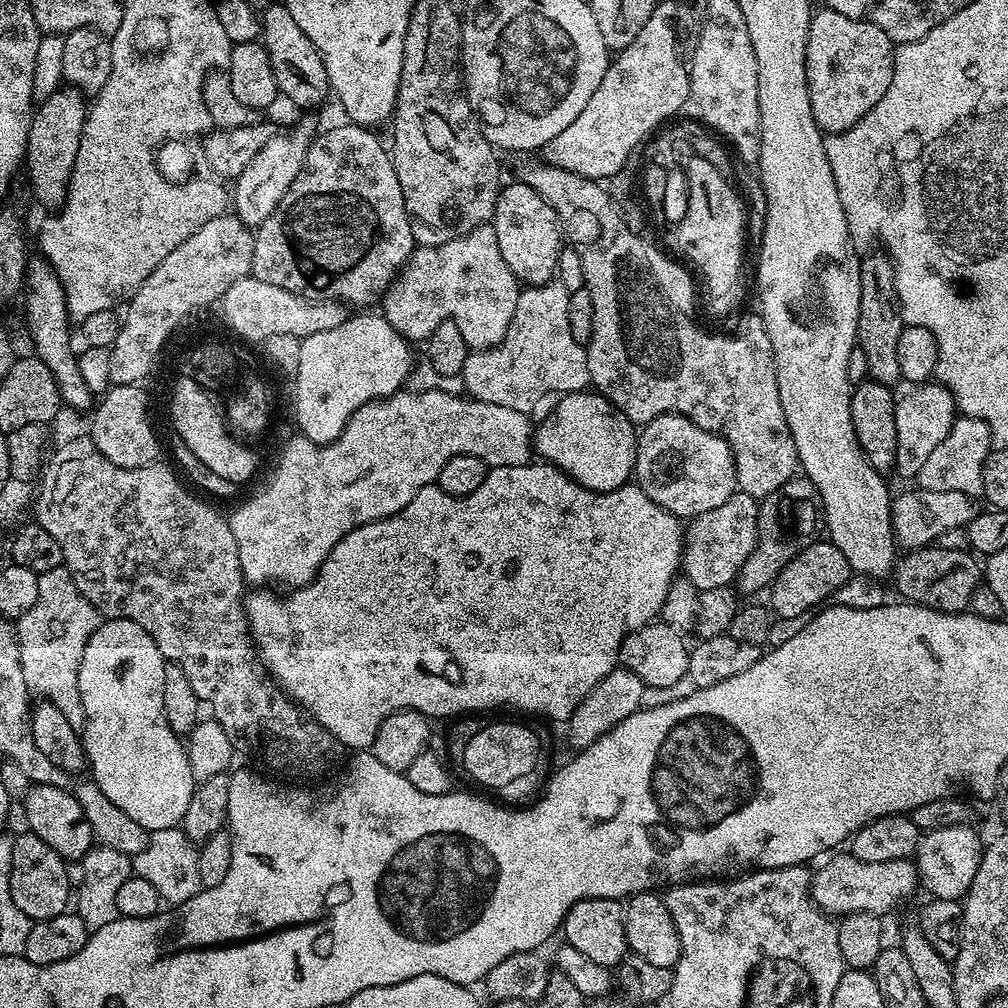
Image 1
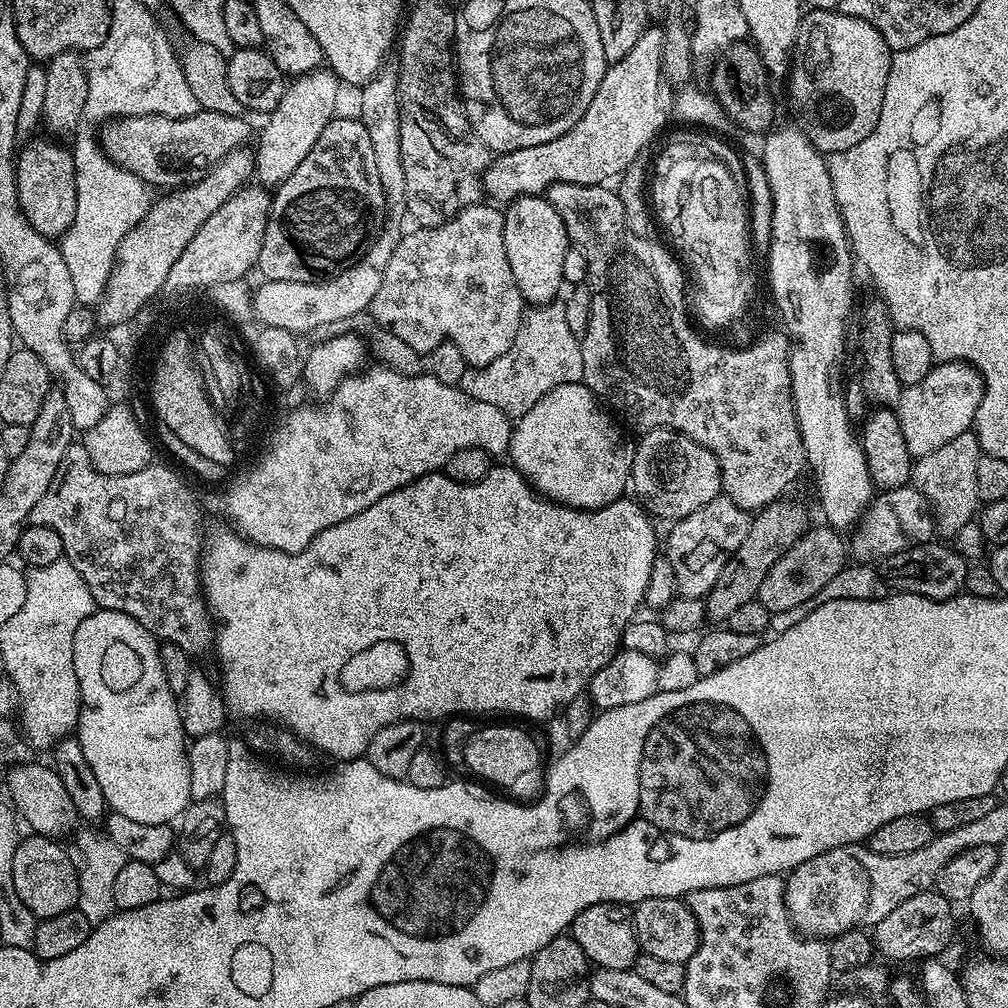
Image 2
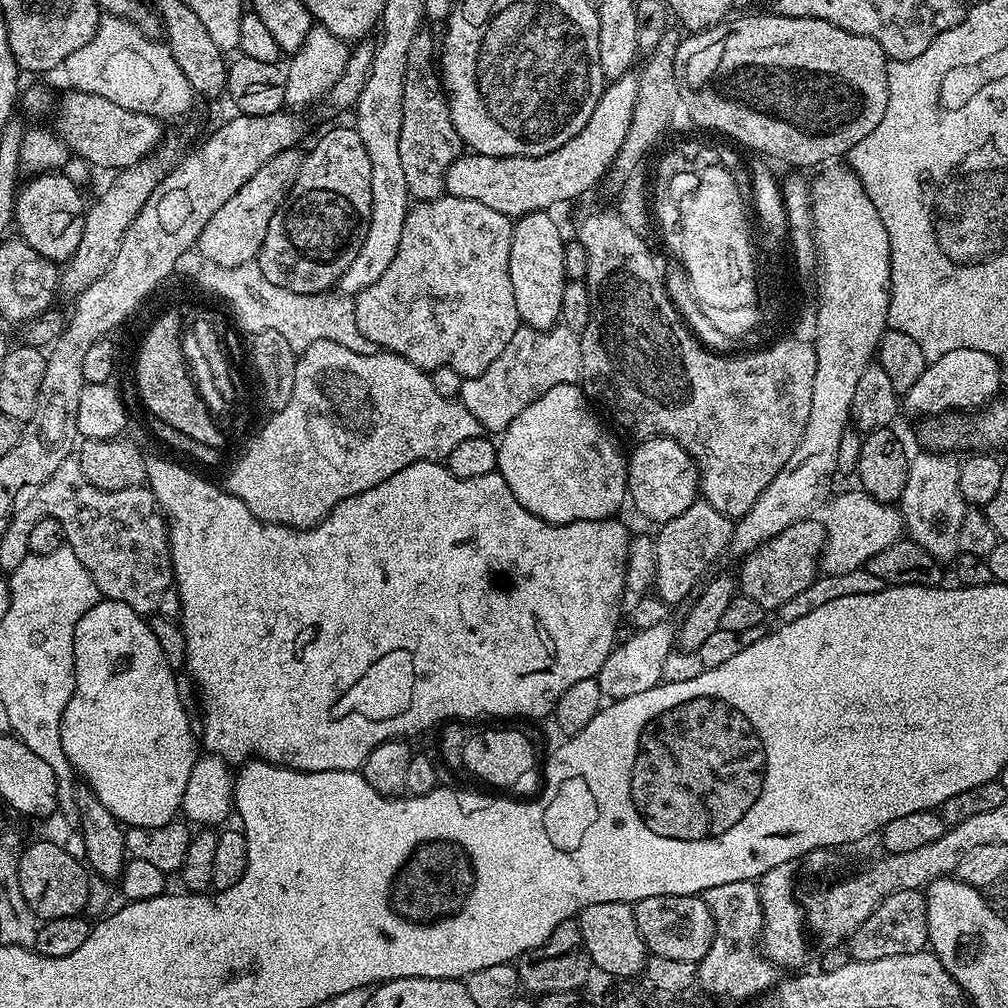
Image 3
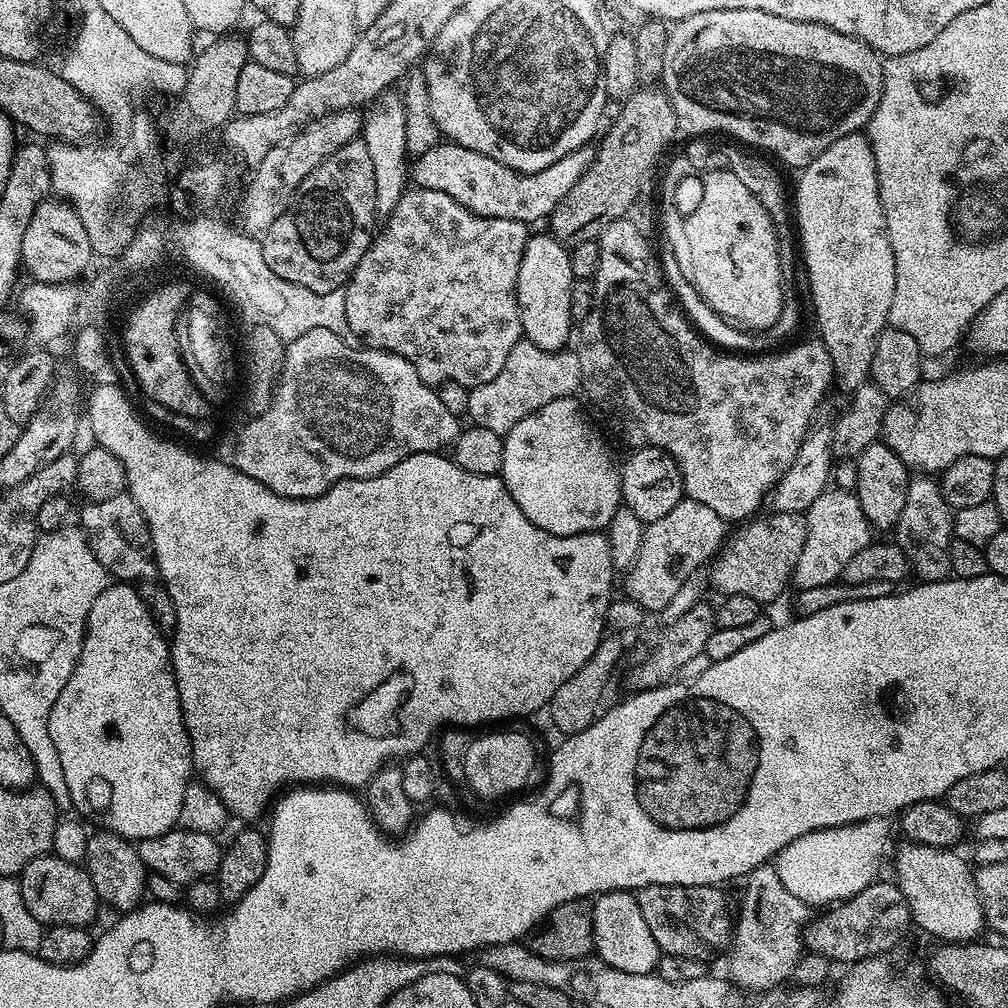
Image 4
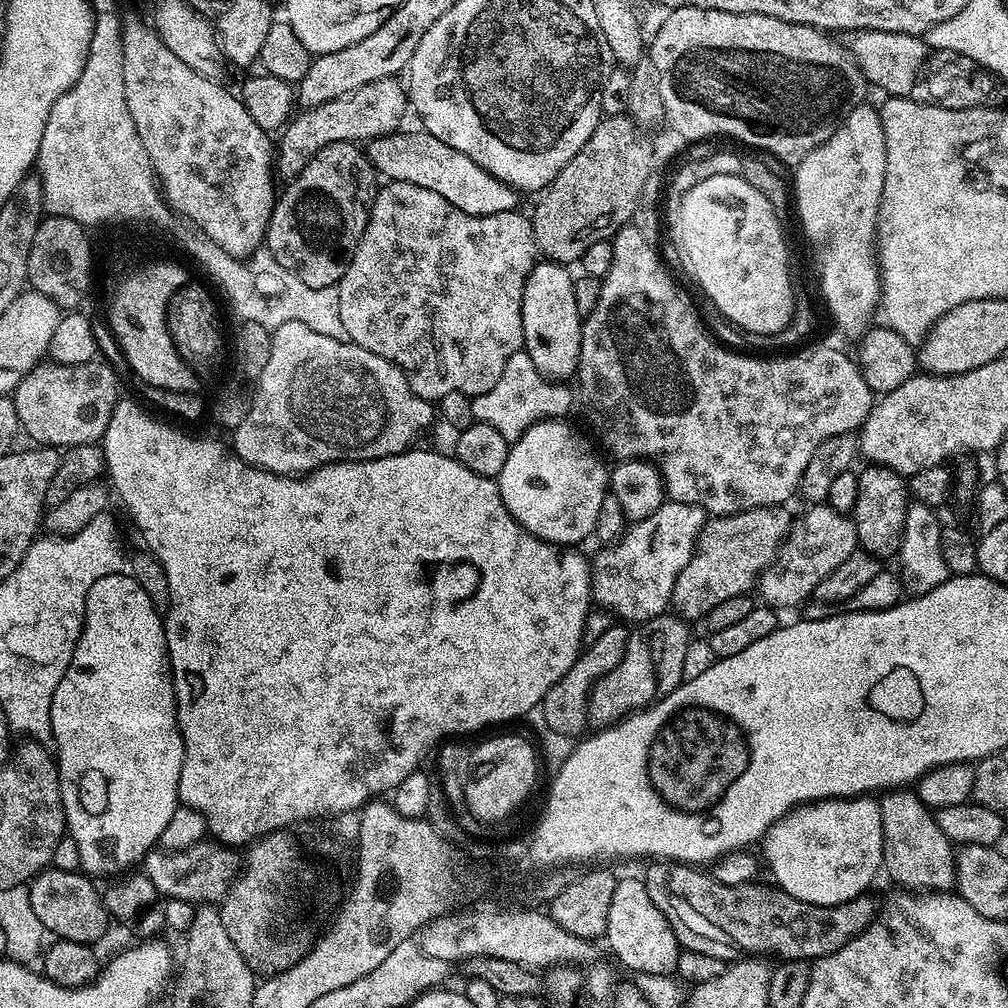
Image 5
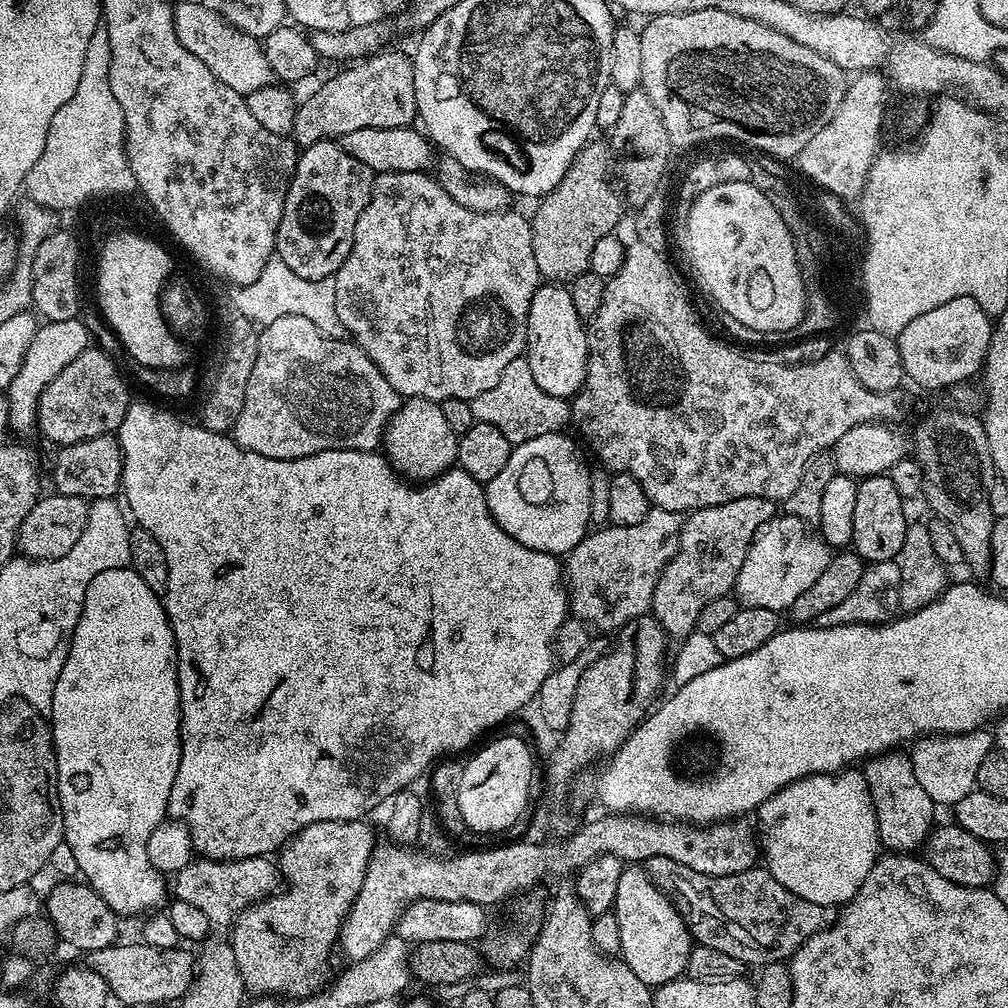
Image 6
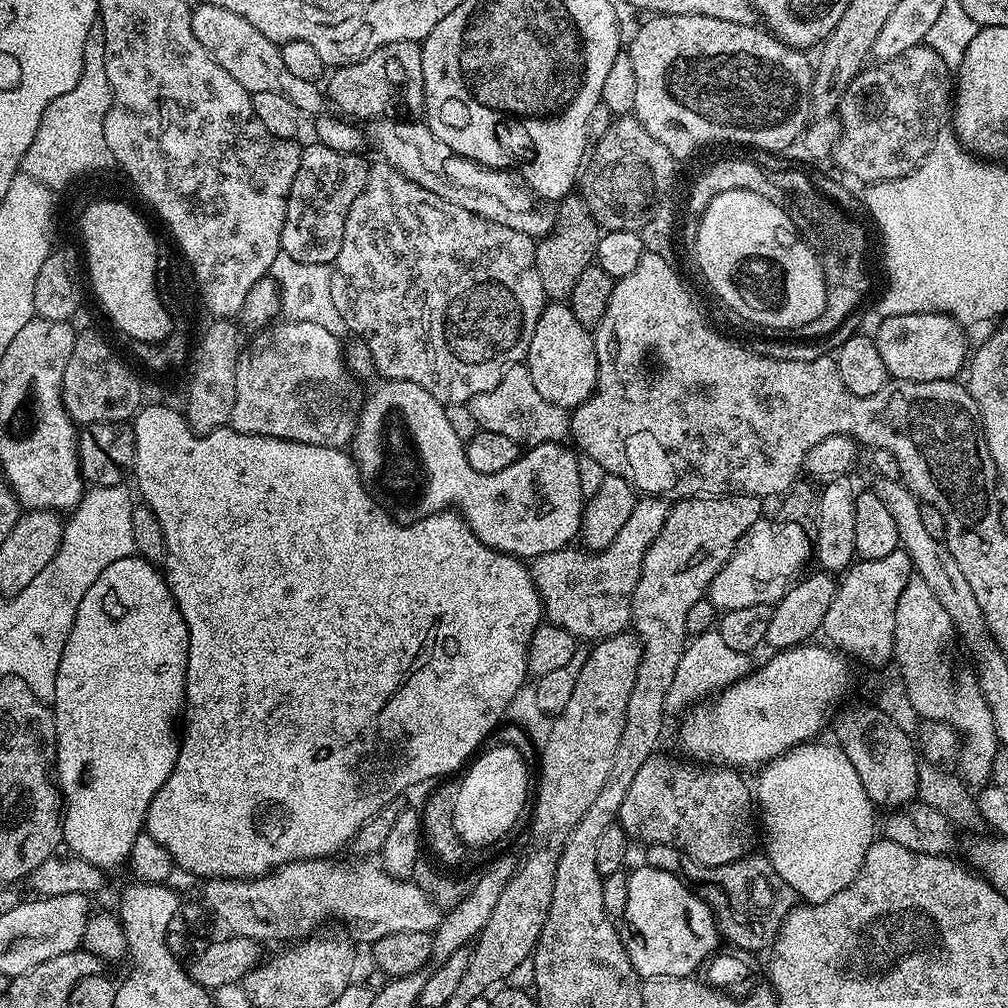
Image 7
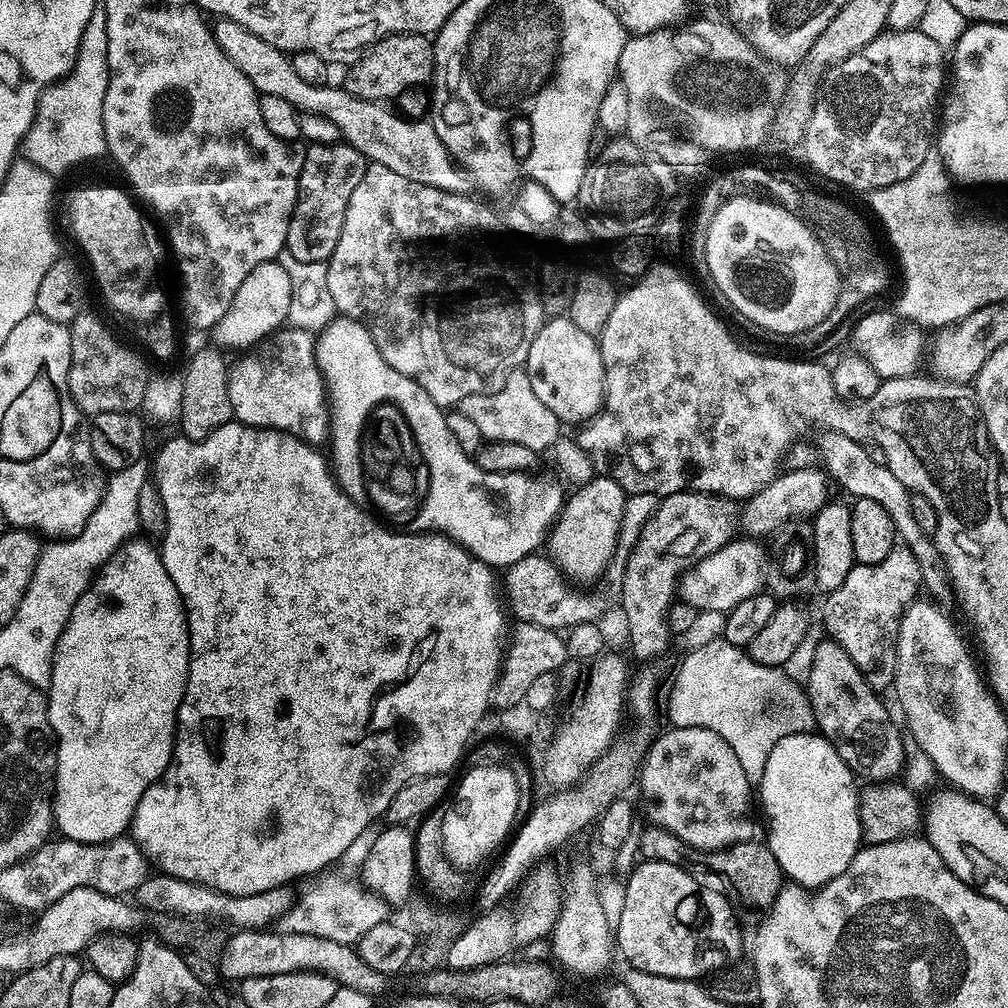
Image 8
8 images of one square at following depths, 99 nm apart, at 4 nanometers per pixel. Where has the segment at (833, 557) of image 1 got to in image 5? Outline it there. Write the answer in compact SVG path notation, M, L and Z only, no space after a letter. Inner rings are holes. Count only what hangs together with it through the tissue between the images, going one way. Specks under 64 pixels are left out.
M775 504L735 512L729 516L712 516L700 532L686 570L682 570L674 582L671 607L683 619L695 622L714 610L718 602L751 593L788 539L794 519L793 513L788 513L788 510L787 507Z

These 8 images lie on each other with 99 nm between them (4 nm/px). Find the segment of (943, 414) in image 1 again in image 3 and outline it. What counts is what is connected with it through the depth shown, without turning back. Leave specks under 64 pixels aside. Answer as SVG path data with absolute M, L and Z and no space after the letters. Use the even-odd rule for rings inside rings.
M969 347L950 350L929 363L921 378L904 394L902 404L905 409L907 407L916 414L922 414L921 416L943 415L949 410L976 410L989 403L999 393L997 390L1000 377L1000 362L996 356Z

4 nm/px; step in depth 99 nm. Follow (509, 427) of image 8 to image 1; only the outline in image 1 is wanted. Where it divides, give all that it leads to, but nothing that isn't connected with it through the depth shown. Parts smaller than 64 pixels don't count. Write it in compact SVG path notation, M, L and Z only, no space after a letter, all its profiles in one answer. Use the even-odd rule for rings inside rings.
M559 278L546 284L525 287L518 298L516 314L508 328L508 334L497 348L469 351L462 373L462 388L471 399L490 402L494 406L510 406L510 410L535 413L534 410L551 392L567 394L583 392L590 384L588 353L570 334L569 290Z

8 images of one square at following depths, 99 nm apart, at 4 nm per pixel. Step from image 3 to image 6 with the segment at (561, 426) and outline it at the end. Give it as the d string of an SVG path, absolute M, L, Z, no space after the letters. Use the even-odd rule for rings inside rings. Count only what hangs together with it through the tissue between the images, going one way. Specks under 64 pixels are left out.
M551 432L542 434L542 438L530 438L515 445L506 466L502 466L502 471L486 485L484 497L490 514L495 520L499 520L502 530L506 530L510 538L522 542L522 546L530 546L530 550L567 554L590 531L591 477L589 465L580 464L580 452L572 448L572 440L568 434Z

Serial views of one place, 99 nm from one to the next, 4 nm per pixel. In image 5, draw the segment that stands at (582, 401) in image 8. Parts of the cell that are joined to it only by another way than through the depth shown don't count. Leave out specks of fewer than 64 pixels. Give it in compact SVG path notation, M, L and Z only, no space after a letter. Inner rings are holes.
M537 262L530 270L530 274L526 278L526 286L522 290L522 330L524 331L524 347L523 351L530 354L530 362L534 362L534 366L538 366L538 370L543 376L549 380L557 382L567 381L567 376L575 377L580 366L580 347L582 346L582 318L578 314L578 306L574 303L574 276L565 265L555 262Z

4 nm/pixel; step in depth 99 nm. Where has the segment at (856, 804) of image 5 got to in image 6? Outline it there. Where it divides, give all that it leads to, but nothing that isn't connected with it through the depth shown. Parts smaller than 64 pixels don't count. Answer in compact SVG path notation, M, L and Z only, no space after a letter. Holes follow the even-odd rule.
M857 769L795 780L760 804L756 818L768 872L786 889L816 905L837 907L848 903L878 859L876 811L869 784Z

